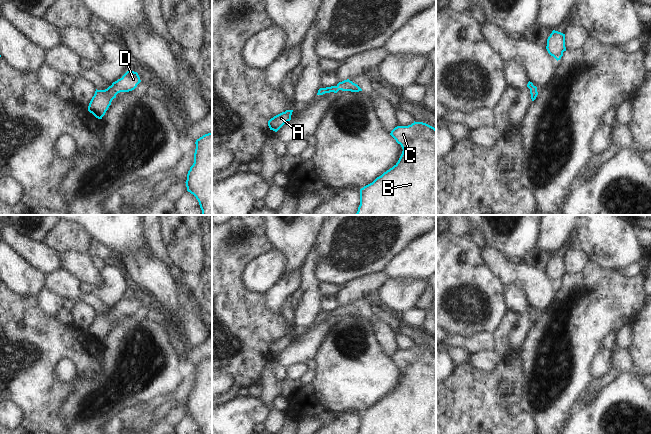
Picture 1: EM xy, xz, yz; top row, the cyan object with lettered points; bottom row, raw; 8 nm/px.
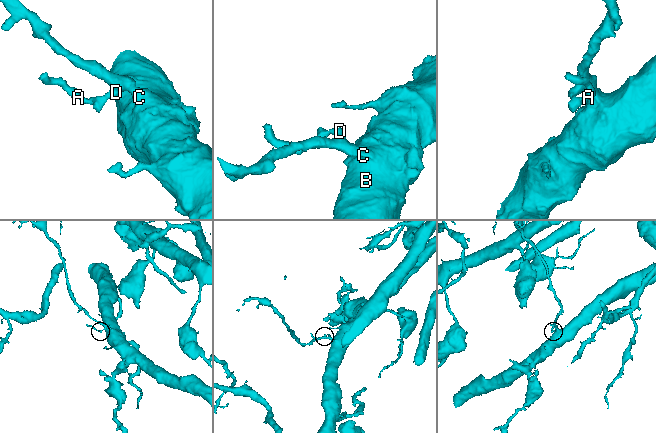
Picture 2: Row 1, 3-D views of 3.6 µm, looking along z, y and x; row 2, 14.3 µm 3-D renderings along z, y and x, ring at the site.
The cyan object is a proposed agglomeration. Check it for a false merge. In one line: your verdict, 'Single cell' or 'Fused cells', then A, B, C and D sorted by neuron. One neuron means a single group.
Single cell. Groups: A B C D.

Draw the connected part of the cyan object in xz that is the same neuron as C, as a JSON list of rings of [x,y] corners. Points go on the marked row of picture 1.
[[[423,122],[395,127],[390,135],[403,151],[398,162],[360,189],[356,215],[436,215],[436,129]]]

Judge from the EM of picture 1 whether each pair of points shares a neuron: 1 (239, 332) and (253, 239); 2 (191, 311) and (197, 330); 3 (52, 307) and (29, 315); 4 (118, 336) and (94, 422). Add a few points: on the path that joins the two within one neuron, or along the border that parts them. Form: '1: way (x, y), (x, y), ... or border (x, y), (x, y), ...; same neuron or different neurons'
1: way (233, 309), (233, 262); same neuron
2: way (191, 316), (192, 325); same neuron
3: border (35, 296), (38, 305), (45, 312), (54, 315); different neurons
4: way (118, 358), (116, 369), (109, 377), (115, 401); same neuron

